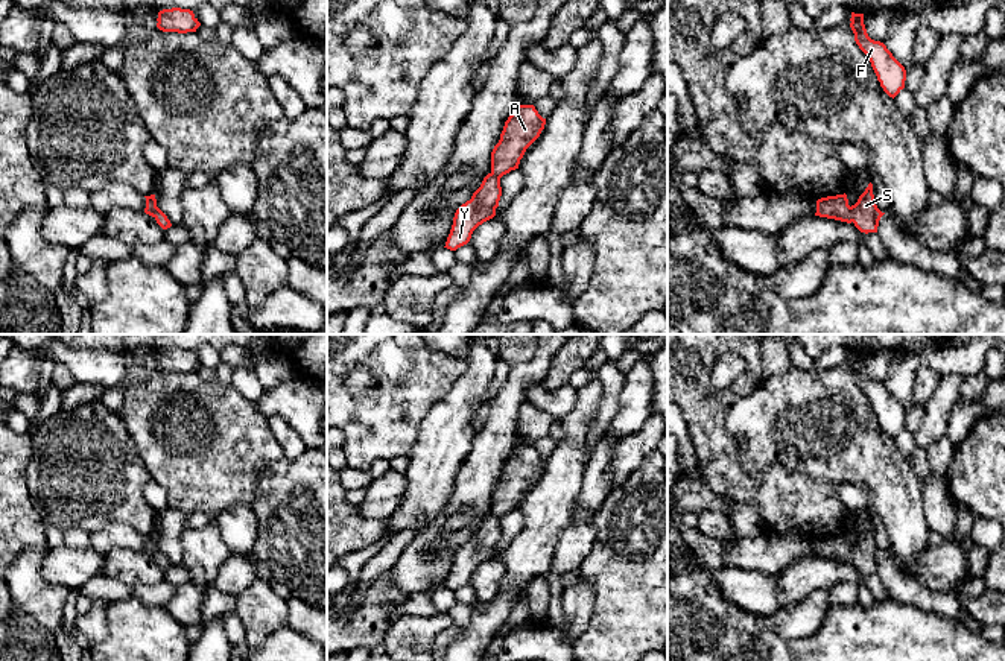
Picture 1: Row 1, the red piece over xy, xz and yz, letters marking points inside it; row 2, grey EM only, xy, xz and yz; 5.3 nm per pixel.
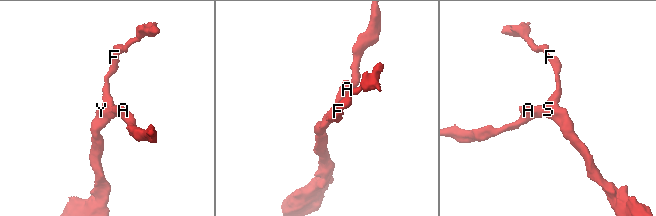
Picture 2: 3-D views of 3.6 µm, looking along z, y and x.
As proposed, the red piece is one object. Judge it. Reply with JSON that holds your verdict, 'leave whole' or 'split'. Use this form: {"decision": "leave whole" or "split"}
{"decision": "split"}

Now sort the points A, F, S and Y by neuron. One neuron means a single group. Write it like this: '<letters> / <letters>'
A / F S Y

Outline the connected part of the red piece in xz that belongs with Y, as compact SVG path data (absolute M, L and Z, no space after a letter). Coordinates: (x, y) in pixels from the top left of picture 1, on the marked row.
M488 173L480 187L473 193L471 199L456 210L444 248L456 251L458 248L467 245L473 231L496 216L500 196L500 178Z

